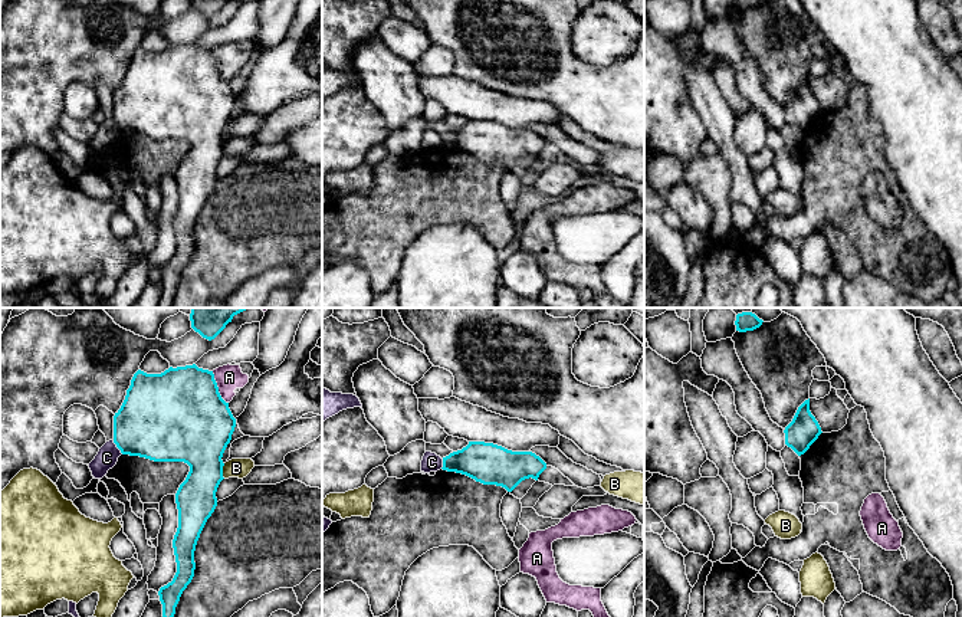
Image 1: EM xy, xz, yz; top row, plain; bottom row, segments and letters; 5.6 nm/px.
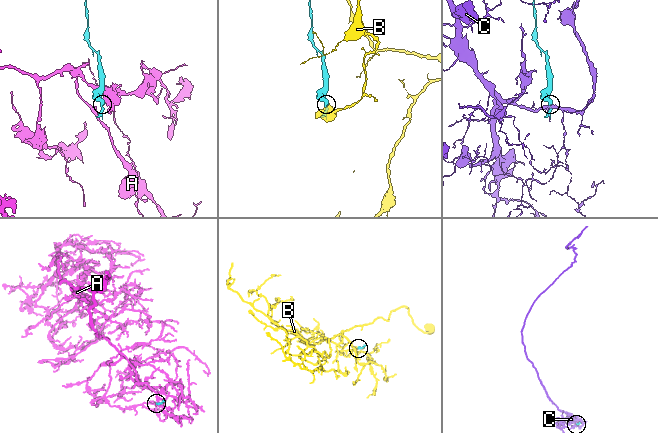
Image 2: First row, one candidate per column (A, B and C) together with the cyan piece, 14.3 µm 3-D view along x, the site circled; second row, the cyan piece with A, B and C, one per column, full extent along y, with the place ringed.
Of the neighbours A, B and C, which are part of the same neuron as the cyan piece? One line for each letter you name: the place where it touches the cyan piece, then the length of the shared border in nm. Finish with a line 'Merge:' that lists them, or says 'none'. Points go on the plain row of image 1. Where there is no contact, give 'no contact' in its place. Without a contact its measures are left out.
Merge: none

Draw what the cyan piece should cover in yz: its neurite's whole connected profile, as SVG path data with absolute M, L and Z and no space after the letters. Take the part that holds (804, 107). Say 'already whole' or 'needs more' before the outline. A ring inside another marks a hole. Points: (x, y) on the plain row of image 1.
already whole; M810 76L797 88L792 99L785 105L785 122L798 134L804 132L823 111L818 99L810 89Z

